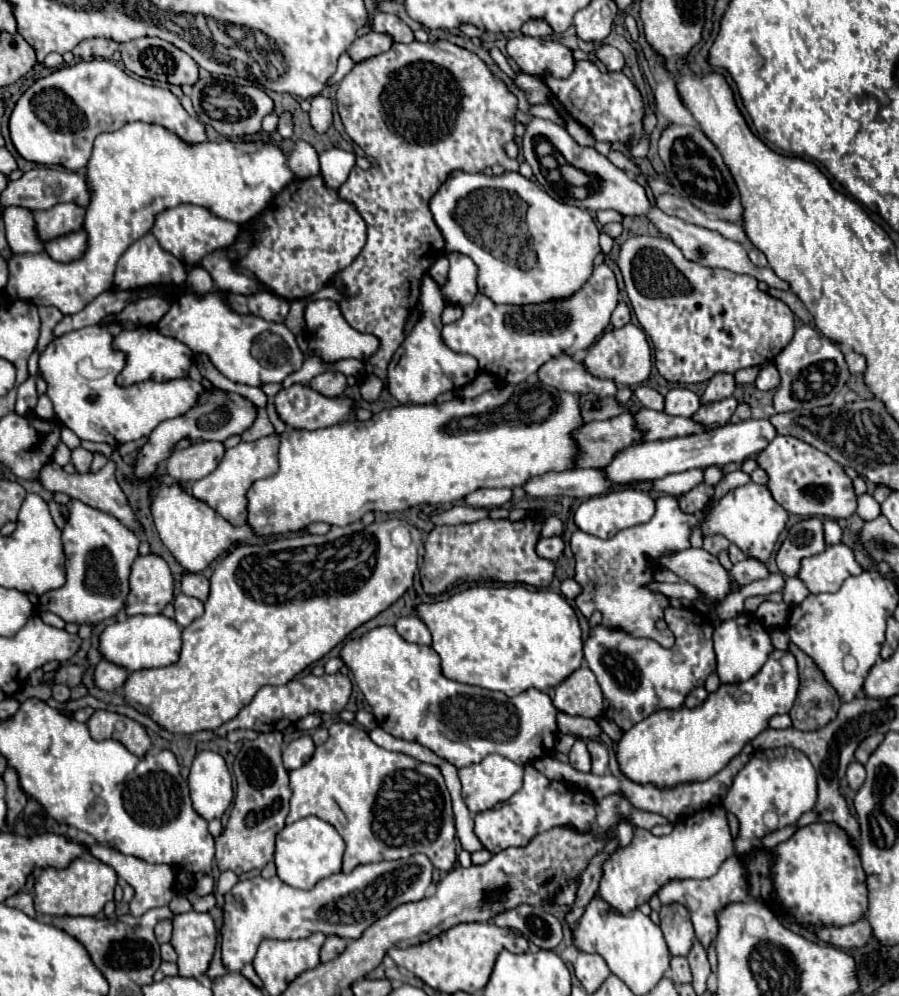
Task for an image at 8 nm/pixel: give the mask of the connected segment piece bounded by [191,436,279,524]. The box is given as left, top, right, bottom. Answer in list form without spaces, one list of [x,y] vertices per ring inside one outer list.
[[[265,436],[255,442],[241,442],[239,446],[229,448],[223,460],[219,462],[217,470],[213,470],[209,476],[197,480],[191,486],[191,494],[207,502],[213,510],[217,510],[229,522],[245,524],[247,522],[247,492],[255,480],[267,478],[269,474],[277,472],[279,468],[277,450],[279,450],[279,436]]]

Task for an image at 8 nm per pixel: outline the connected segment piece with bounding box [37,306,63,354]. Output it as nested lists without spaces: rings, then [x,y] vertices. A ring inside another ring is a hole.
[[[39,306],[39,316],[41,316],[41,338],[39,338],[37,352],[41,354],[55,338],[53,328],[63,320],[63,314],[55,306]]]

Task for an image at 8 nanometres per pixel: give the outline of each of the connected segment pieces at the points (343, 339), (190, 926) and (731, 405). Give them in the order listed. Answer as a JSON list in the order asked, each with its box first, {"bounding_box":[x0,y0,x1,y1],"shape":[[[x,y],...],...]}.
[{"bounding_box":[305,300,377,362],"shape":[[[311,300],[305,306],[305,324],[309,338],[309,354],[317,354],[327,362],[335,362],[341,358],[359,358],[365,360],[373,350],[377,350],[377,338],[373,334],[361,334],[353,330],[343,318],[339,304],[333,300]]]},{"bounding_box":[173,912,217,980],"shape":[[[185,912],[173,918],[173,938],[179,960],[179,976],[201,980],[209,970],[209,964],[217,946],[217,928],[209,914]]]},{"bounding_box":[693,396,737,426],"shape":[[[731,396],[731,398],[725,398],[721,402],[717,402],[717,404],[701,406],[699,412],[693,418],[697,418],[699,422],[705,422],[707,426],[709,424],[721,424],[723,426],[731,418],[735,408],[737,408],[737,400]]]}]

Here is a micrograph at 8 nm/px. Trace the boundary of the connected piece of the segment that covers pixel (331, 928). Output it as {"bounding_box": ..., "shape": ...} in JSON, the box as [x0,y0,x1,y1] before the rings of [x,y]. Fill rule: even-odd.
{"bounding_box":[221,854,433,972],"shape":[[[413,854],[409,858],[399,858],[399,860],[381,860],[381,862],[361,864],[351,872],[339,872],[317,882],[313,890],[297,890],[285,884],[279,876],[273,876],[273,878],[257,876],[251,880],[237,882],[233,890],[225,894],[225,904],[223,904],[223,914],[225,914],[223,926],[221,926],[223,964],[229,972],[239,972],[241,966],[253,962],[257,948],[265,938],[297,940],[297,938],[307,938],[313,932],[323,932],[327,936],[335,934],[341,938],[359,938],[373,922],[387,916],[393,908],[405,902],[415,902],[425,898],[431,882],[433,882],[433,864],[425,854]]]}

